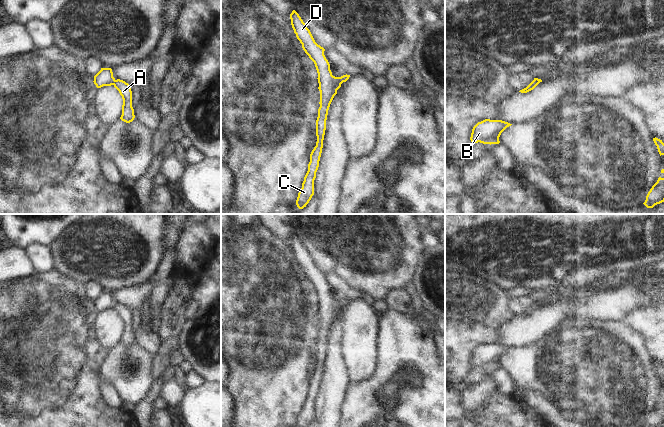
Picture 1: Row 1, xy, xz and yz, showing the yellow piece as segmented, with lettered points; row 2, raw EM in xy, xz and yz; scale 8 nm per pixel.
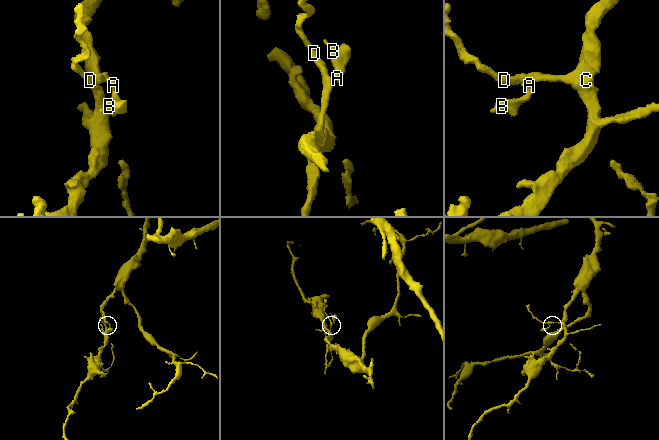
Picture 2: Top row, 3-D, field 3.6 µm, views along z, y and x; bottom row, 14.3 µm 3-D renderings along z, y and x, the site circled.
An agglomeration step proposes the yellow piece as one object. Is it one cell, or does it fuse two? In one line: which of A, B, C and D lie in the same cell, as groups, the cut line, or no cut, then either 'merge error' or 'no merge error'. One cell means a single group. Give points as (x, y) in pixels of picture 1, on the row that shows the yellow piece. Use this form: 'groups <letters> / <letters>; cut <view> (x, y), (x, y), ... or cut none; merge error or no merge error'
groups A B / C D; cut xz (338, 77), (341, 83); merge error

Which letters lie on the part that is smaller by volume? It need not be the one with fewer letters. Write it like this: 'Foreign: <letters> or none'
Foreign: A, B

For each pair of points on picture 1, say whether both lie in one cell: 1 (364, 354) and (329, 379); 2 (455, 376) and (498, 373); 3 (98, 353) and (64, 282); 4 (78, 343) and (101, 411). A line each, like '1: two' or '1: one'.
1: two
2: one
3: one
4: one

